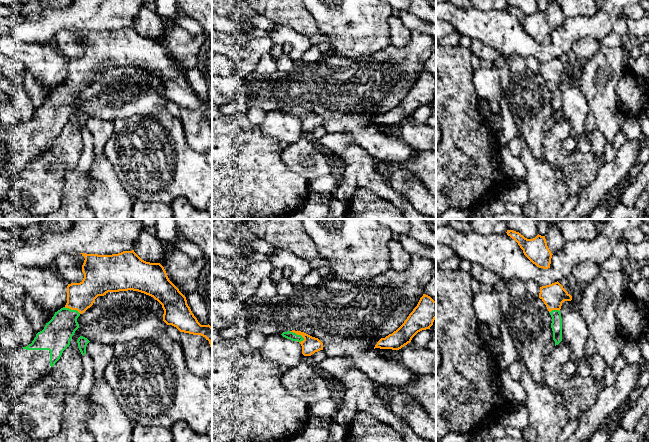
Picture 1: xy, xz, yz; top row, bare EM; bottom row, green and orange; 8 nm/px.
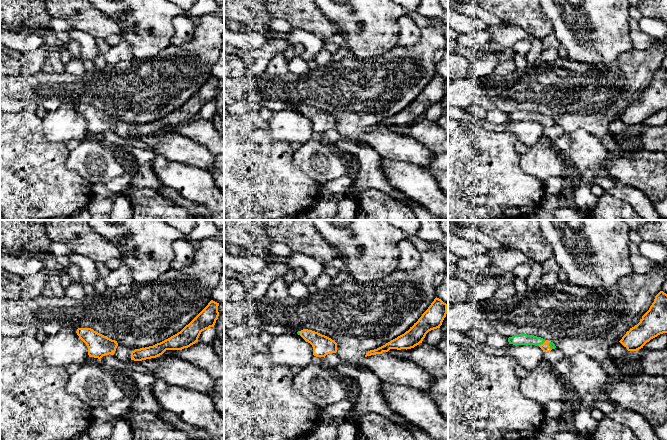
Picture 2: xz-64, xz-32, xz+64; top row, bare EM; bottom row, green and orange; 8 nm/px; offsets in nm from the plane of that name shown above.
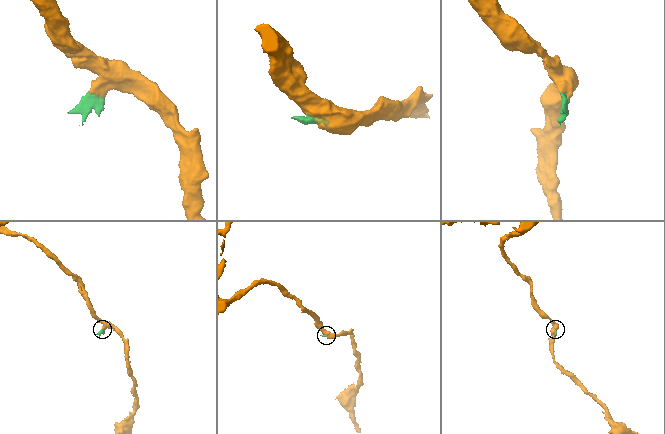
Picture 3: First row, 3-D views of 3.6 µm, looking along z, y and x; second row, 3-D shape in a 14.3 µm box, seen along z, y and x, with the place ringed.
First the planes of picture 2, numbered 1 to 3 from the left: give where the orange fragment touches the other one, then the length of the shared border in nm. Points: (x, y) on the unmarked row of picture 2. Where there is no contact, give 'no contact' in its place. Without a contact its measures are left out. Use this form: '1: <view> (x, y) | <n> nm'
1: no contact
2: xz-32 (299, 109) | 40 nm
3: xz+64 (542, 119) | 80 nm

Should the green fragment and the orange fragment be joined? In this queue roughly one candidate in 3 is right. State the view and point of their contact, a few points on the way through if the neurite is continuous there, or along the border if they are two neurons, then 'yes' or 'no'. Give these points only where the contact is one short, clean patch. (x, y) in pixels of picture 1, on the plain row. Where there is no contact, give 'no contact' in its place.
xz (296, 110) | across xz (292, 112), (296, 110), (310, 121) | yes

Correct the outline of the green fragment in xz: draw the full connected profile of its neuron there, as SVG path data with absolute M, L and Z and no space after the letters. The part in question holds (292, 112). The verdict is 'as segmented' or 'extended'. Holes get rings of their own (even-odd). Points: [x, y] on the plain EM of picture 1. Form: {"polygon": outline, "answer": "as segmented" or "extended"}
{"polygon": "M287 107L281 110L283 113L292 117L297 117L302 122L302 130L304 132L311 132L315 128L323 126L323 119L315 113L312 113L301 107Z", "answer": "extended"}

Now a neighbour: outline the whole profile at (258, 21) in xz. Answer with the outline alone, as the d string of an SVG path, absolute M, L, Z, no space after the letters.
M256 14L251 18L251 23L254 27L264 31L269 31L276 26L274 22L259 14Z

